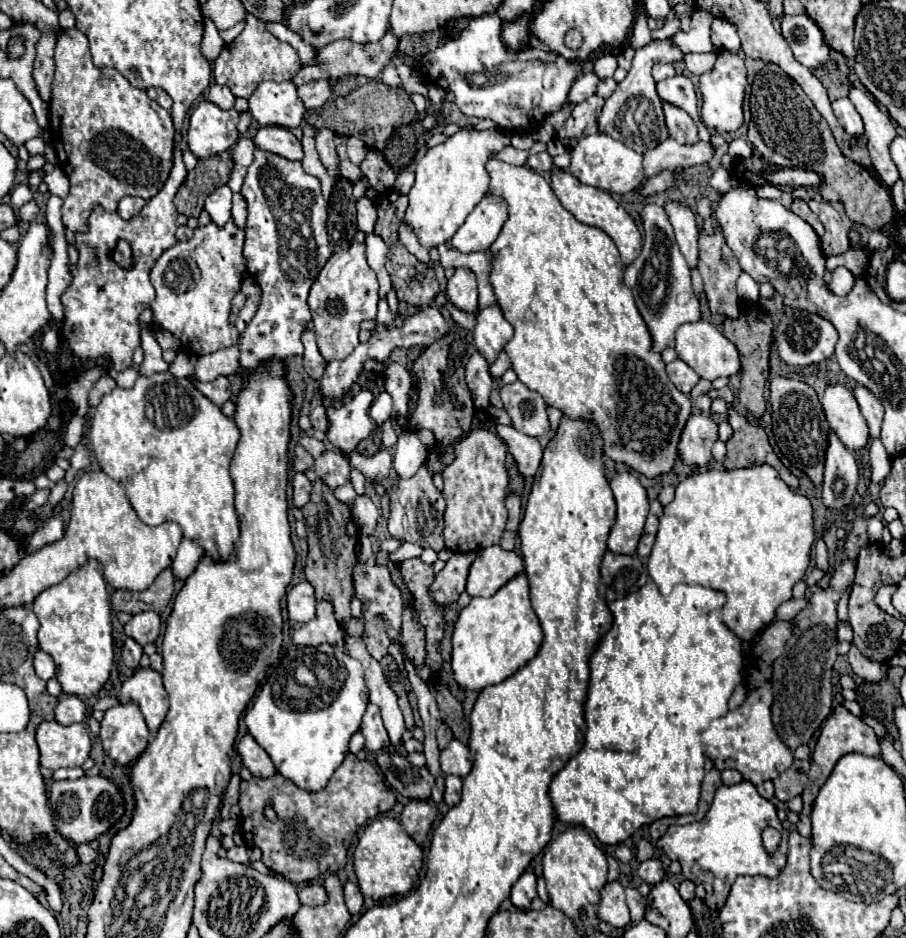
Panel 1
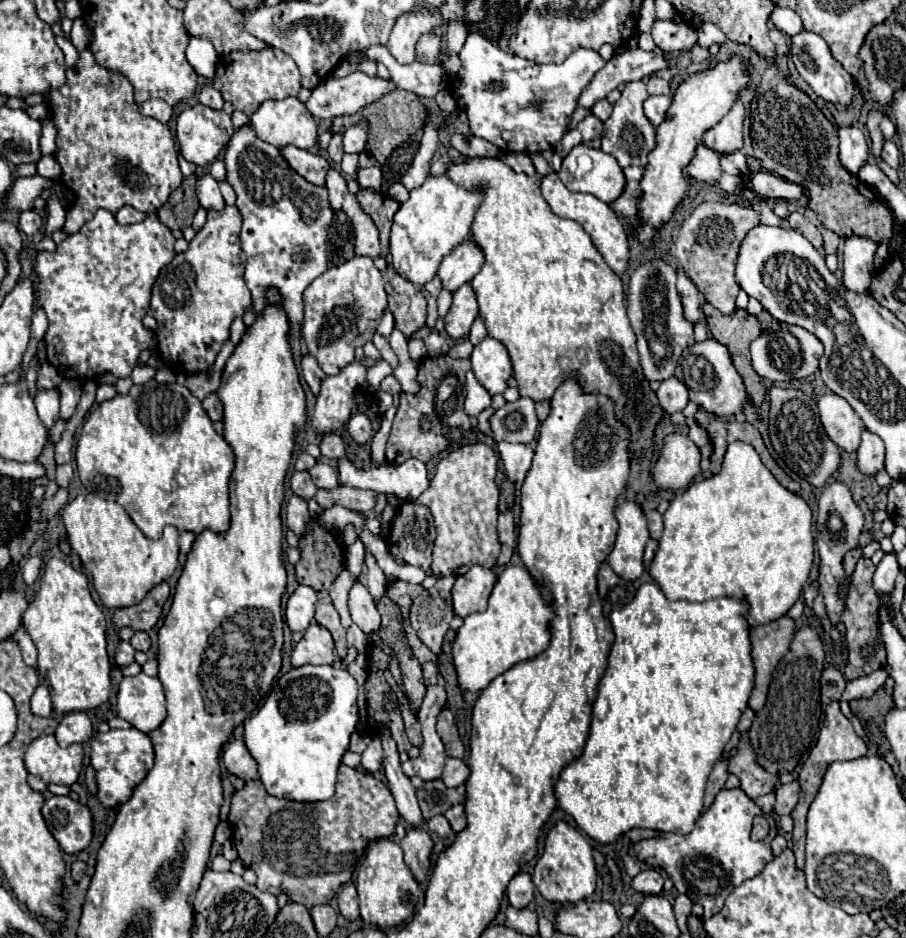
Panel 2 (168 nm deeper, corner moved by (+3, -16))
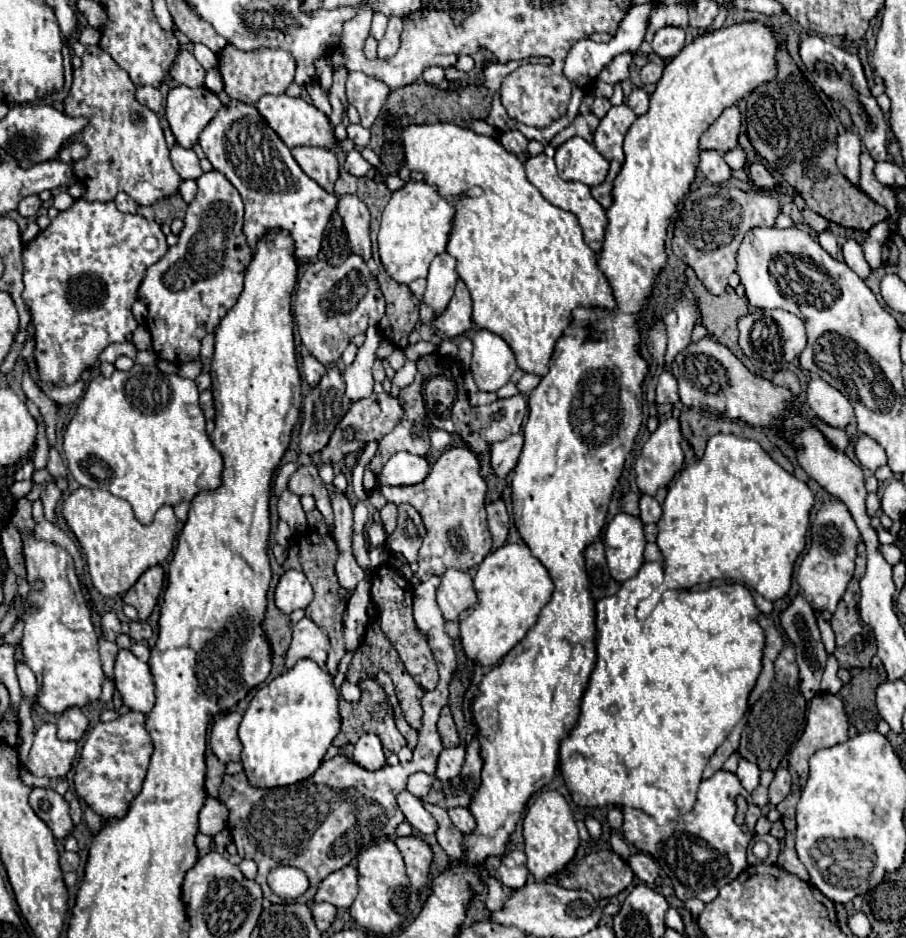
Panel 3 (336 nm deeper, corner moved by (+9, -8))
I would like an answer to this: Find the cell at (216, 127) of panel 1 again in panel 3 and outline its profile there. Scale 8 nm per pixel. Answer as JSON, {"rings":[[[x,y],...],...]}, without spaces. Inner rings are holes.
{"rings":[[[181,84],[171,88],[165,112],[177,144],[181,144],[183,148],[191,148],[219,108],[221,100],[217,98],[217,94],[207,92],[207,88],[203,86],[189,88]]]}

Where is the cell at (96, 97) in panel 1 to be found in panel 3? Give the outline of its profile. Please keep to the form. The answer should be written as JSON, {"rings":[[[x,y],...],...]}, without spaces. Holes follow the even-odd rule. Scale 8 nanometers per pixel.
{"rings":[[[87,46],[83,66],[73,70],[73,84],[63,106],[63,112],[69,116],[89,118],[85,130],[75,136],[75,142],[87,144],[89,156],[73,162],[75,176],[87,190],[83,198],[111,202],[117,192],[127,192],[137,204],[145,206],[179,190],[181,176],[169,160],[157,114],[135,100],[135,84],[129,74],[103,48]]]}

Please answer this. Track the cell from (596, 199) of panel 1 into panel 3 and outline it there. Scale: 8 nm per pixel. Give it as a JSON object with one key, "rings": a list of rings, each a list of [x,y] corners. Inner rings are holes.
{"rings":[[[545,154],[529,156],[527,162],[525,162],[525,170],[527,170],[527,180],[529,180],[551,204],[555,204],[555,206],[559,206],[559,208],[563,208],[563,210],[569,210],[569,212],[573,212],[573,214],[577,216],[587,246],[589,246],[593,252],[599,252],[599,250],[601,250],[601,244],[603,244],[603,234],[605,234],[607,218],[605,218],[603,206],[591,196],[589,186],[585,186],[585,184],[581,184],[581,182],[565,182],[565,180],[557,174],[557,168],[555,168],[555,164],[553,164],[553,158],[547,158]]]}

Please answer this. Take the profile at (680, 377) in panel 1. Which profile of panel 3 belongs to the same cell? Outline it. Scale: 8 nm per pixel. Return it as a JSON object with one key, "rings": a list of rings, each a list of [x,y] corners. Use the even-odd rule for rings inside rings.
{"rings":[[[663,370],[659,374],[659,380],[657,380],[657,404],[675,404],[679,402],[679,394],[677,394],[677,380],[673,378],[671,372]]]}

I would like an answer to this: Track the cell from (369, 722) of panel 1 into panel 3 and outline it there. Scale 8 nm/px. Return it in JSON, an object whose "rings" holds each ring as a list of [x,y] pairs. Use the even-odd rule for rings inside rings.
{"rings":[[[365,734],[359,738],[353,750],[353,762],[365,770],[379,770],[385,766],[385,756],[381,750],[381,740],[375,734]]]}

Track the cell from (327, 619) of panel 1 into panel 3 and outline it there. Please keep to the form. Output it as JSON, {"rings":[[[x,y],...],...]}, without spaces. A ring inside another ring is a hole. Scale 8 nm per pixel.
{"rings":[[[301,618],[293,626],[293,640],[287,652],[285,668],[293,668],[295,662],[301,658],[311,658],[323,668],[327,660],[327,650],[329,650],[329,638],[325,636],[325,632],[313,620]]]}

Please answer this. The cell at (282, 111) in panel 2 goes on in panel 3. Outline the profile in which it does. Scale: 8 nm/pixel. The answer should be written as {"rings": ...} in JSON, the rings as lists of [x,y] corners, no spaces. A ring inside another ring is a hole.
{"rings":[[[287,94],[263,96],[257,102],[257,108],[259,108],[261,116],[267,120],[267,124],[279,134],[279,138],[289,148],[297,148],[297,146],[317,146],[317,148],[333,150],[337,146],[337,138],[335,138],[335,130],[331,126],[331,120],[323,112],[319,112],[313,104],[305,102],[303,98],[291,98]]]}

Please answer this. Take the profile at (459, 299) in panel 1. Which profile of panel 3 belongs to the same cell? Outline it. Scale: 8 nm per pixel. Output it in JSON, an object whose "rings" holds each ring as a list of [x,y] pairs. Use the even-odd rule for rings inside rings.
{"rings":[[[457,280],[455,294],[447,310],[433,324],[447,338],[455,338],[471,328],[471,296],[463,280]]]}

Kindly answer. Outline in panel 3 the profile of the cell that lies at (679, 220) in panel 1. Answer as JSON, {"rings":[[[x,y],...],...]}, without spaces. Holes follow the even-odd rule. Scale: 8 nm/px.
{"rings":[[[687,298],[677,300],[675,308],[665,314],[667,328],[667,350],[665,350],[665,370],[671,370],[671,362],[687,344],[691,342],[691,330],[695,326],[695,308]]]}

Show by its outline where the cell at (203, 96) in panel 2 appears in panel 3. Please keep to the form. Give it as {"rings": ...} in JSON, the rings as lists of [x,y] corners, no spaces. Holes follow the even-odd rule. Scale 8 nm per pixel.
{"rings":[[[185,46],[179,48],[175,64],[171,64],[171,68],[167,70],[167,74],[173,80],[177,80],[179,84],[185,84],[185,86],[191,86],[191,88],[203,86],[203,80],[205,80],[203,66],[195,60],[195,56]]]}

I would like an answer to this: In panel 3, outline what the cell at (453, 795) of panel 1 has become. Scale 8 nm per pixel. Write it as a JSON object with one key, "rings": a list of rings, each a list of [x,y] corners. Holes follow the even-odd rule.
{"rings":[[[451,808],[449,810],[449,818],[453,822],[453,826],[461,832],[461,834],[471,834],[475,830],[475,818],[469,812],[469,808]]]}

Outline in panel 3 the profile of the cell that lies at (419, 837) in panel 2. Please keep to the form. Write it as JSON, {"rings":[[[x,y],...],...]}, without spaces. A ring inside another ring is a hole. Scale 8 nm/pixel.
{"rings":[[[407,836],[407,838],[397,838],[395,840],[397,848],[401,850],[405,864],[407,864],[407,876],[411,884],[417,890],[423,890],[425,884],[429,882],[431,874],[431,862],[433,862],[433,852],[427,842],[423,842],[419,836]]]}

